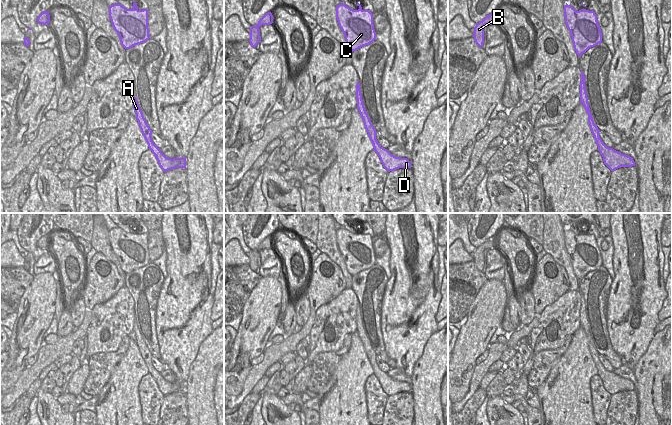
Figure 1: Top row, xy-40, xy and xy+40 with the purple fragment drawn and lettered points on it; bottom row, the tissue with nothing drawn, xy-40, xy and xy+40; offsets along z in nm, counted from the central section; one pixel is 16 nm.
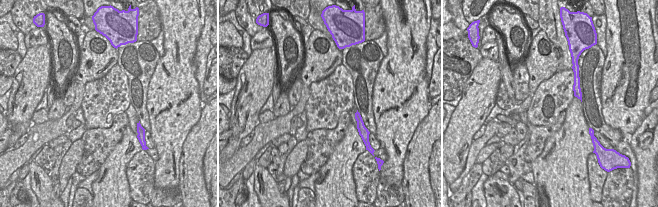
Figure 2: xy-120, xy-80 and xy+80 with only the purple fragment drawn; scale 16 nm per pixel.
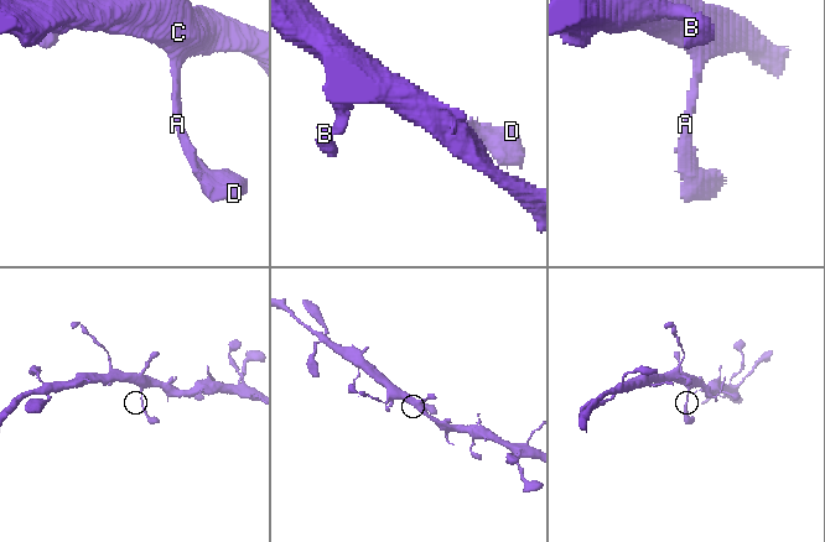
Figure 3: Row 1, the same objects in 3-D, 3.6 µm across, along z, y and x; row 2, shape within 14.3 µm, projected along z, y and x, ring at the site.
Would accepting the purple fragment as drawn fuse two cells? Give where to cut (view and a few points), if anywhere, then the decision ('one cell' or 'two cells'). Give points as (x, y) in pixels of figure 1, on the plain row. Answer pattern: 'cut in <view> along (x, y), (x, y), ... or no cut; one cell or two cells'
no cut; one cell

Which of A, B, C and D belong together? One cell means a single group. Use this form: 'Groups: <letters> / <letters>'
Groups: A B C D

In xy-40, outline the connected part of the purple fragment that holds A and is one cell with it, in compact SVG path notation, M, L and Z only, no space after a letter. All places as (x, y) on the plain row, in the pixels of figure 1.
M134 321L133 332L136 338L136 343L138 345L141 356L148 368L149 373L152 375L154 380L156 381L159 390L161 393L166 396L168 394L172 394L175 392L185 392L186 393L186 381L185 382L168 382L166 381L152 365L152 354L148 350L143 337L138 329L136 321Z

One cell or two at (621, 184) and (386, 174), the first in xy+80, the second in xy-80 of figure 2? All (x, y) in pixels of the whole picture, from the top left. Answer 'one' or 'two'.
two

